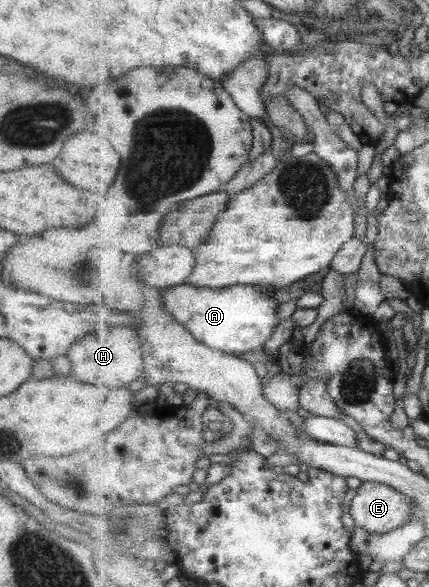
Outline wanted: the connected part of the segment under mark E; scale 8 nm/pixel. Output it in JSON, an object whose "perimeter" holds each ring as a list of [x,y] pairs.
{"perimeter":[[[367,481],[351,500],[350,513],[357,526],[371,533],[391,533],[411,519],[412,499],[391,485]]]}

